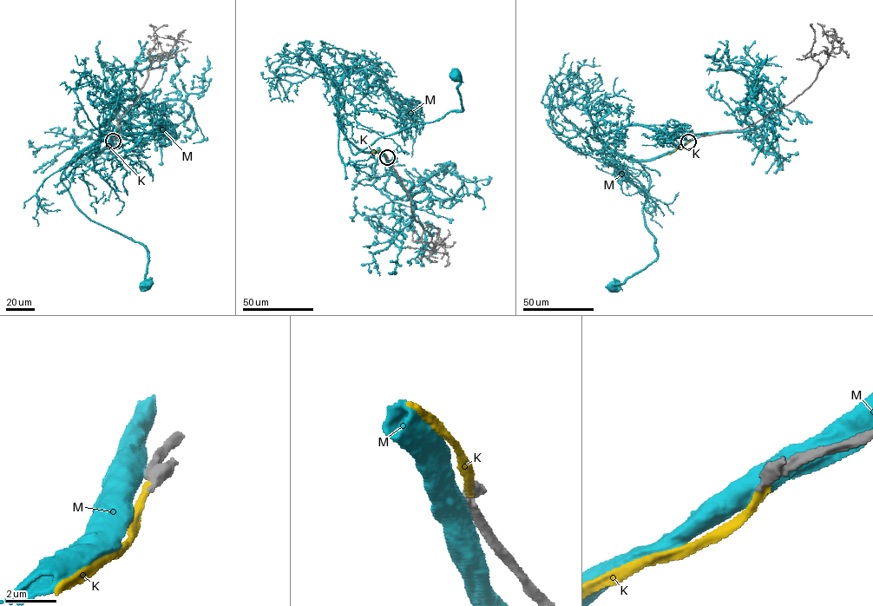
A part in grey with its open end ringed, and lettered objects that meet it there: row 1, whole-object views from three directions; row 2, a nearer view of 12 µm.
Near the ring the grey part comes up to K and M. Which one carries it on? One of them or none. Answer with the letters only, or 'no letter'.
K

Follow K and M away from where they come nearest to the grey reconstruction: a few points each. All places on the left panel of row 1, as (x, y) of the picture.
K: (113, 141), (108, 147), (92, 154)
M: (113, 140), (72, 158), (61, 181), (88, 218), (146, 248), (145, 278), (150, 282), (145, 286)

